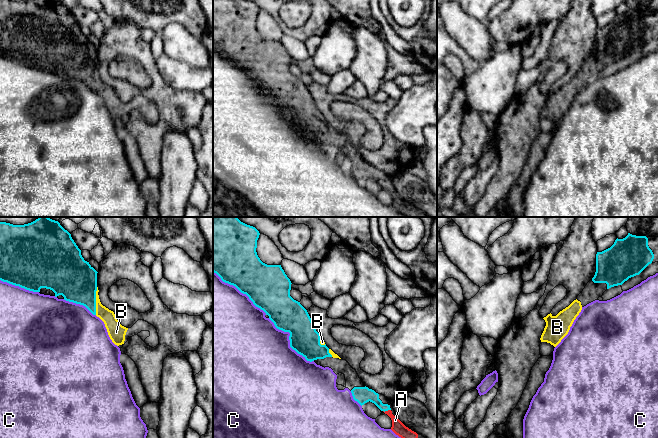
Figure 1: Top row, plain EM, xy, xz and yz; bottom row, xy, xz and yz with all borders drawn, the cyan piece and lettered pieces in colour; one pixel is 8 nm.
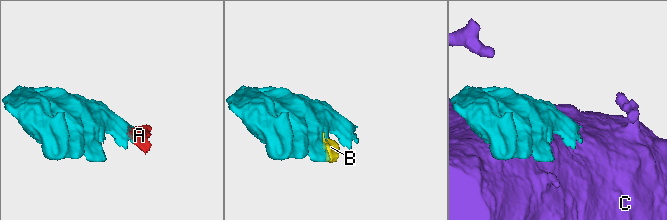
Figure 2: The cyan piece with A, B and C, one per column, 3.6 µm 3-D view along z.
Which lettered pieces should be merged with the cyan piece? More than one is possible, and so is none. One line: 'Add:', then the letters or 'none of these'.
Add: A, B

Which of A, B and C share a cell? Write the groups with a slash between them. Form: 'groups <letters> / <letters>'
groups A B / C

